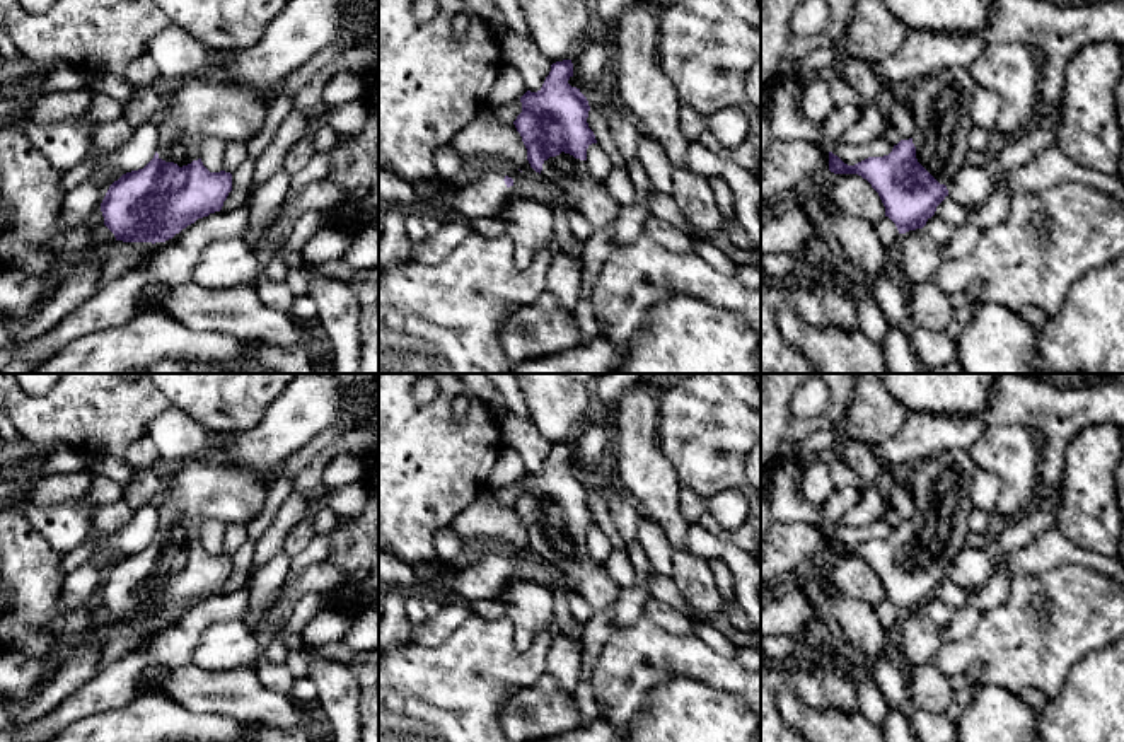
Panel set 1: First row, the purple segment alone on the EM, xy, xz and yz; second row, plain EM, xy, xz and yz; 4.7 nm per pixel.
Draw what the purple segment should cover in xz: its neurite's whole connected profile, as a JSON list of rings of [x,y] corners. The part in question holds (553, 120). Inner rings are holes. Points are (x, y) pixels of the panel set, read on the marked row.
[[[571,60],[553,63],[542,87],[520,97],[522,113],[513,125],[530,167],[571,196],[594,229],[602,229],[623,206],[588,172],[587,148],[597,140],[587,123],[588,101],[568,84],[571,77]]]

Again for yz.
[[[948,67],[906,90],[916,135],[884,157],[855,165],[829,152],[829,171],[858,174],[878,193],[899,234],[923,229],[948,196],[947,184],[965,165],[970,104],[977,82],[965,67]]]

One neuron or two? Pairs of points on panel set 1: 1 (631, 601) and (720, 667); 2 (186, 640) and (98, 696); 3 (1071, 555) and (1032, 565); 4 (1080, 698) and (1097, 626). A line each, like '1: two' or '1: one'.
1: two
2: one
3: one
4: two

